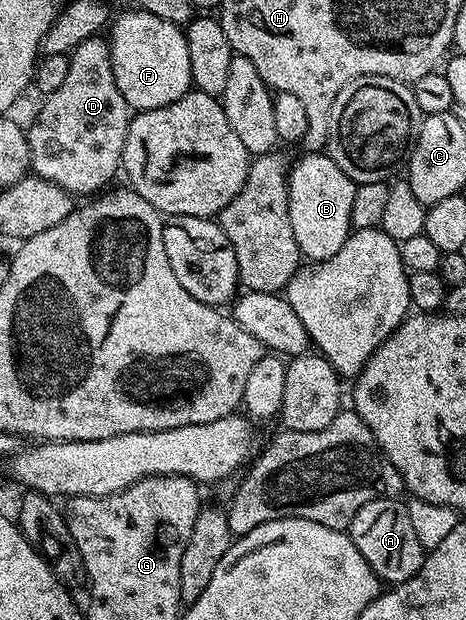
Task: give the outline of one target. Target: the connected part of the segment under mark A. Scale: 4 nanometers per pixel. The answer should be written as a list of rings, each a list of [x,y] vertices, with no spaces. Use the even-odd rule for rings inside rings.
[[[376,497],[371,499],[371,503],[363,503],[363,507],[355,511],[355,519],[351,519],[347,532],[355,547],[359,547],[359,555],[363,555],[377,577],[390,586],[396,587],[411,579],[425,561],[427,551],[411,528],[411,515],[404,500]]]

